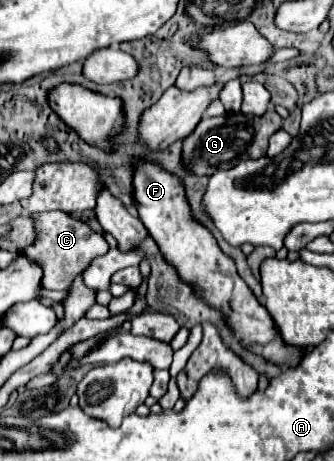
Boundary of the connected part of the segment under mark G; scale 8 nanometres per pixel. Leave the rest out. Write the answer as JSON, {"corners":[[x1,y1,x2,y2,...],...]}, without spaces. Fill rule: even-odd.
{"corners":[[269,109,263,117,251,117,245,113,227,113,223,117,205,117,197,129,183,139,183,161,197,175,213,175,219,169,231,169,239,165,239,161,265,157,267,141,273,133,283,127,283,119,277,111]]}

